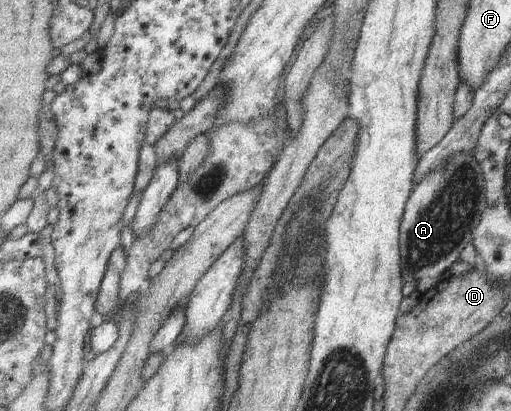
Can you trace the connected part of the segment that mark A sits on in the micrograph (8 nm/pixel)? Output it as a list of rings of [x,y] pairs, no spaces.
[[[474,152],[455,154],[443,167],[428,173],[422,182],[415,186],[401,220],[401,269],[405,282],[414,282],[420,293],[427,293],[438,286],[448,276],[450,266],[460,258],[464,246],[473,242],[476,227],[480,224],[487,206],[486,178],[483,166]]]

